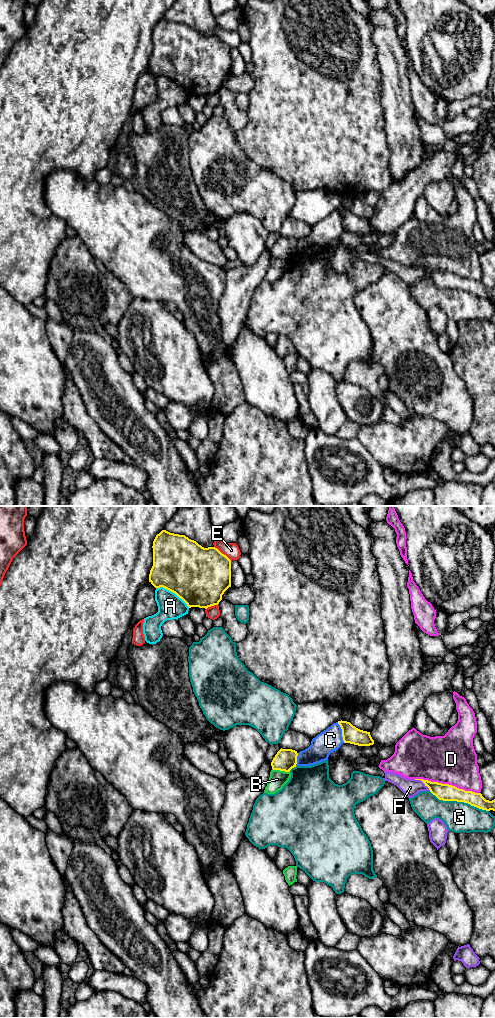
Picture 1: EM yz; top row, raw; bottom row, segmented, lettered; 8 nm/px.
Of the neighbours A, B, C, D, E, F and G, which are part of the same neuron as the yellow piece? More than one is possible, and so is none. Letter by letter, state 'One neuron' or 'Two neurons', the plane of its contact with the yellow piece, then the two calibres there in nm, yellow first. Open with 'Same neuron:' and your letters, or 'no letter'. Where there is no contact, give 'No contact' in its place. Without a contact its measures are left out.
Same neuron: no letter
A: Two neurons. Touches yellow in yz. Thickness 460 nm (yellow) against 200 nm
B: Two neurons. Touches yellow in yz. Thickness 170 nm (yellow) against 140 nm
C: Two neurons. Touches yellow in yz. Thickness 140 nm (yellow) against 190 nm
D: Two neurons. Touches yellow in yz. Thickness 140 nm (yellow) against 400 nm
E: Two neurons. Touches yellow in yz. Thickness 460 nm (yellow) against 120 nm
F: Two neurons. Touches yellow in yz. Thickness 140 nm (yellow) against 140 nm
G: Two neurons. Touches yellow in yz. Thickness 140 nm (yellow) against 240 nm

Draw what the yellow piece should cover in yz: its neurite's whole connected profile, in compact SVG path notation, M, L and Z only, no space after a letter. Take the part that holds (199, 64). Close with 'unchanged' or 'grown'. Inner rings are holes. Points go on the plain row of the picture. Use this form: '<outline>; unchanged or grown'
M162 18L153 29L153 54L149 70L163 75L181 86L189 96L218 93L224 80L231 75L231 48L215 35L204 36L185 23Z; unchanged

